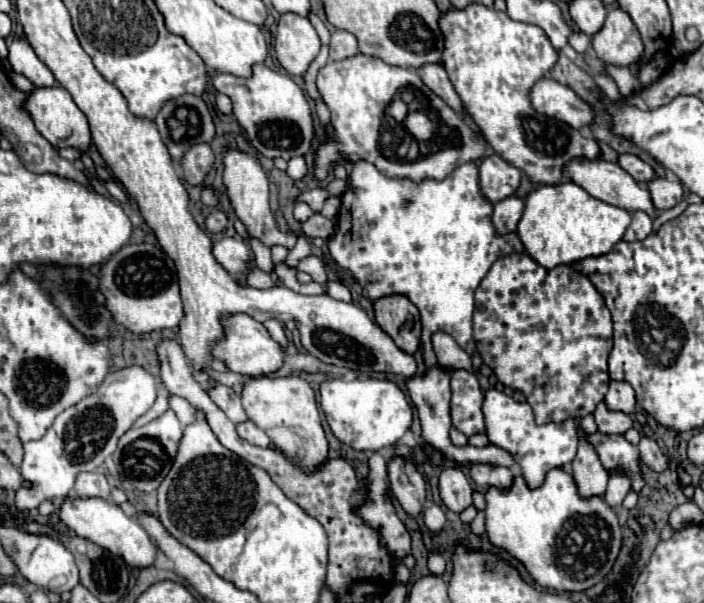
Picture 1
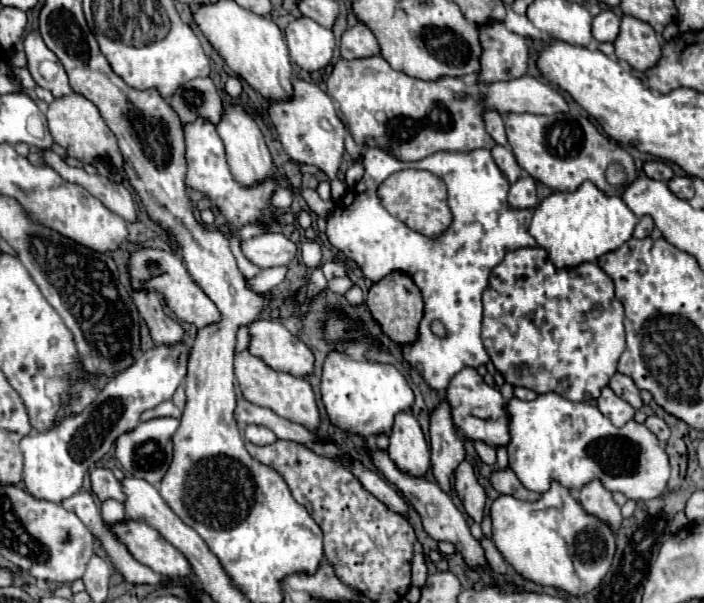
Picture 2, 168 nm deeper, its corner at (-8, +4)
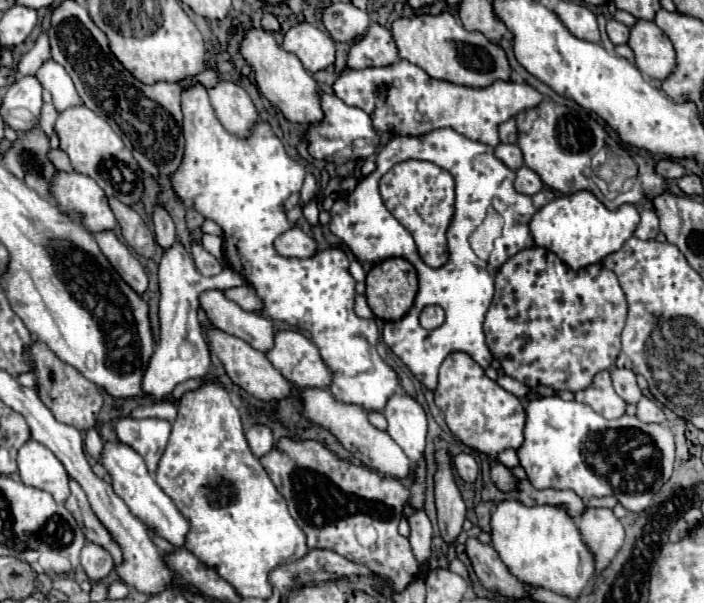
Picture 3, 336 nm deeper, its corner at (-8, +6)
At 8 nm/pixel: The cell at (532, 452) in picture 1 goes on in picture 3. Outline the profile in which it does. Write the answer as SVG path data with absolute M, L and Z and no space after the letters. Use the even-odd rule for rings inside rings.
M556 395L532 399L526 405L526 415L524 445L522 449L518 449L518 457L528 473L530 483L536 489L572 489L584 501L588 501L590 497L614 495L626 511L642 513L672 475L674 435L662 423L642 423L636 415L626 413L620 419L608 421L584 403L564 401Z

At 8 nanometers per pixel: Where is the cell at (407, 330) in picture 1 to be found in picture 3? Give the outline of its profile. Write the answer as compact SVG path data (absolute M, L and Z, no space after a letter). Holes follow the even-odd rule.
M390 257L380 261L378 265L374 265L368 275L366 275L366 299L370 309L374 311L376 317L386 319L386 321L398 321L400 317L404 317L408 313L408 309L414 303L418 291L418 277L416 277L416 269L412 267L412 263L408 263L402 257Z

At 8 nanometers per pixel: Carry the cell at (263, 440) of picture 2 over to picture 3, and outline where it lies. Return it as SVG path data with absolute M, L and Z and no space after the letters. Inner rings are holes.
M254 425L254 427L250 427L250 431L246 433L246 441L248 441L248 445L250 445L250 449L252 449L252 453L254 453L256 457L266 455L266 453L274 447L272 433L270 433L270 429L264 427L264 425Z

